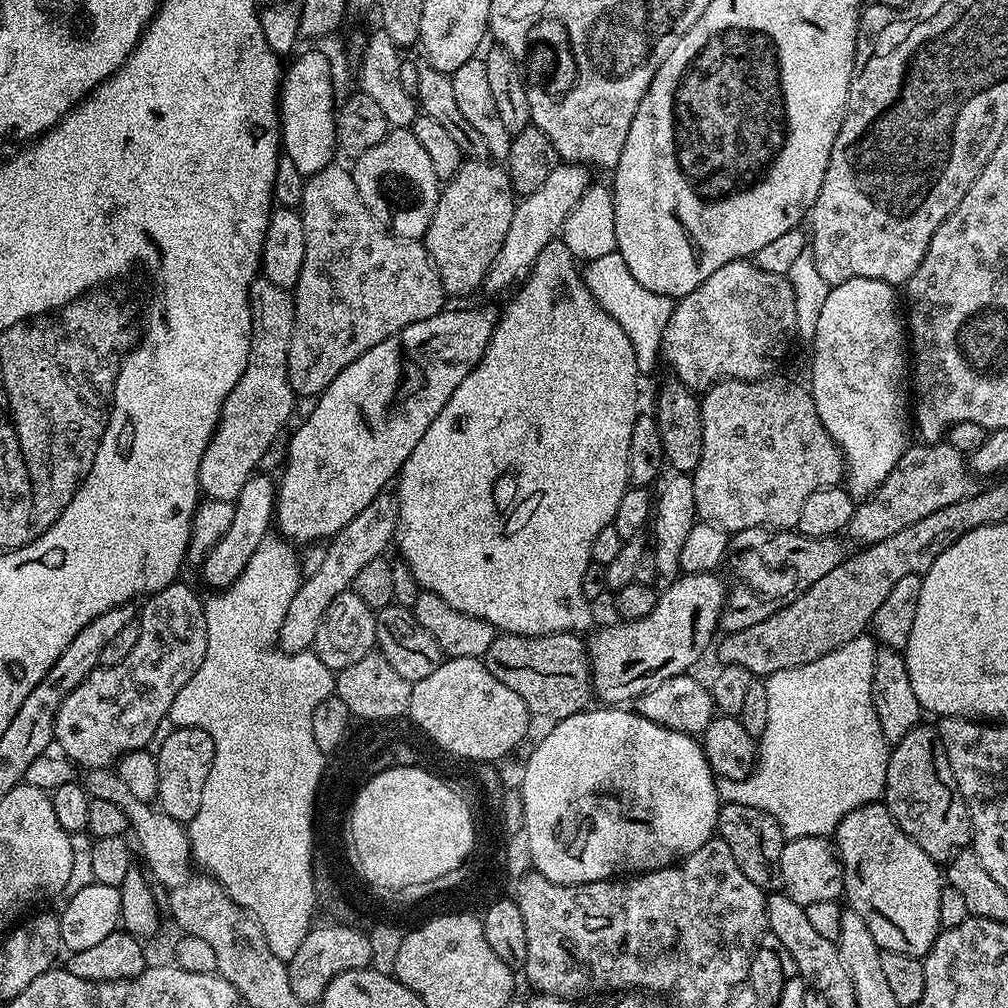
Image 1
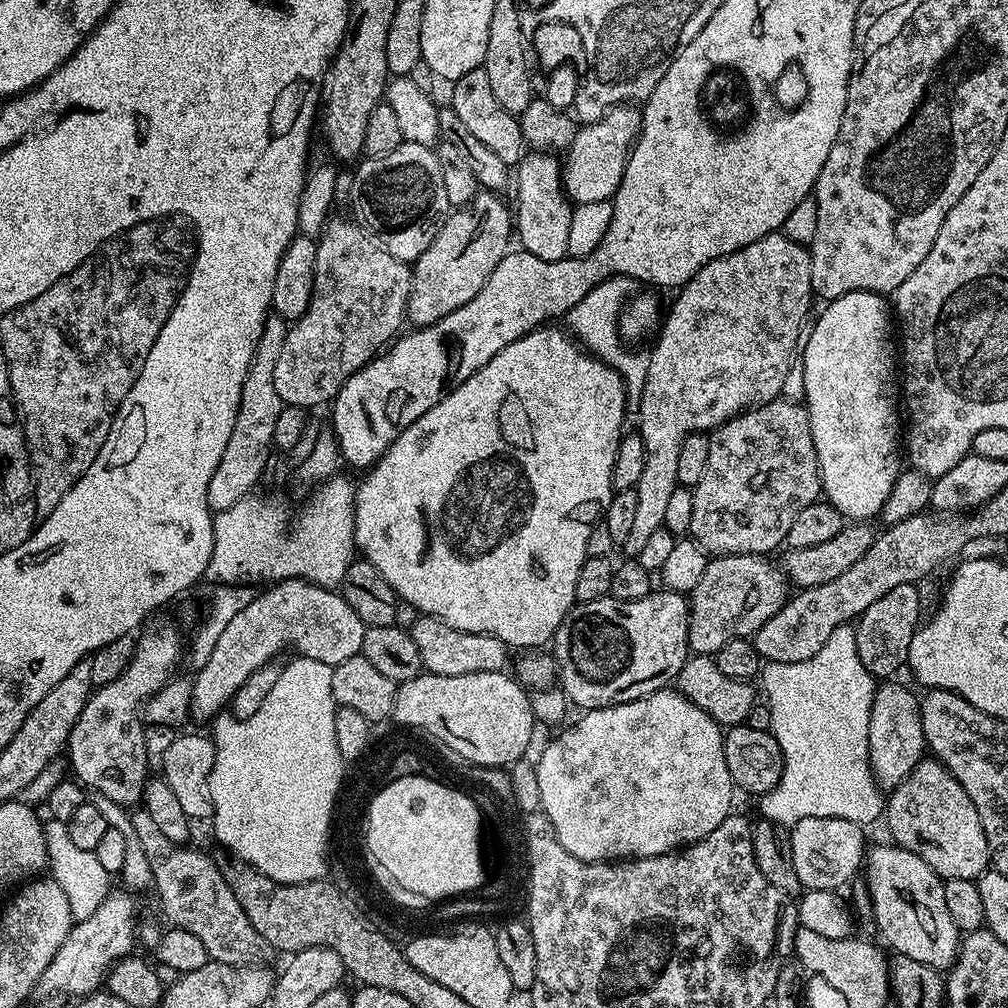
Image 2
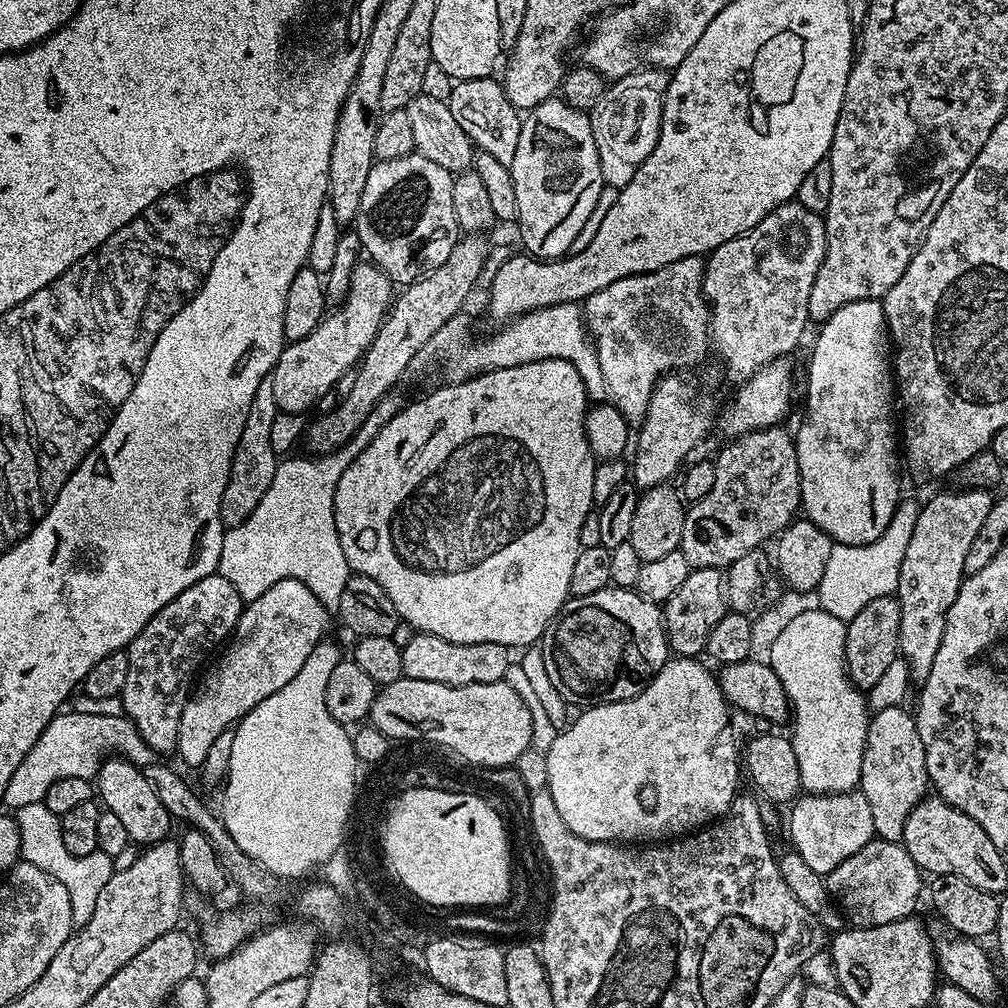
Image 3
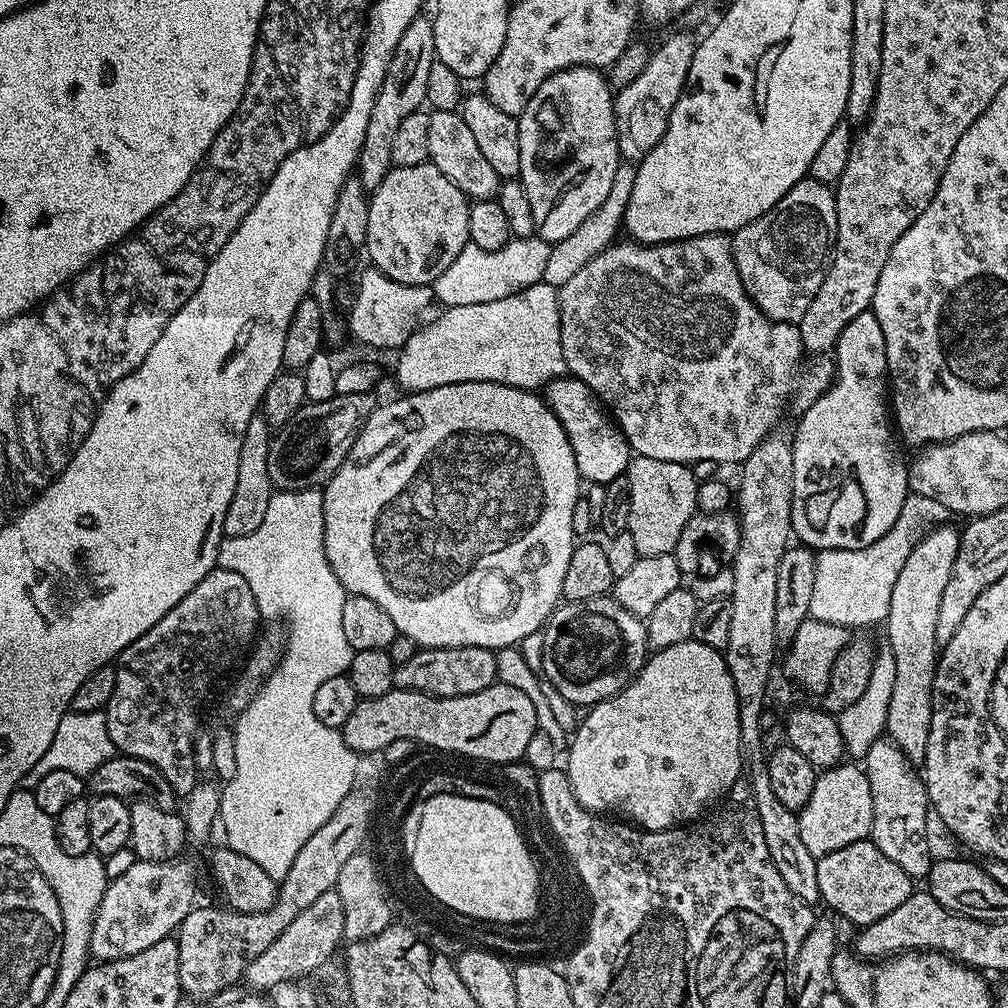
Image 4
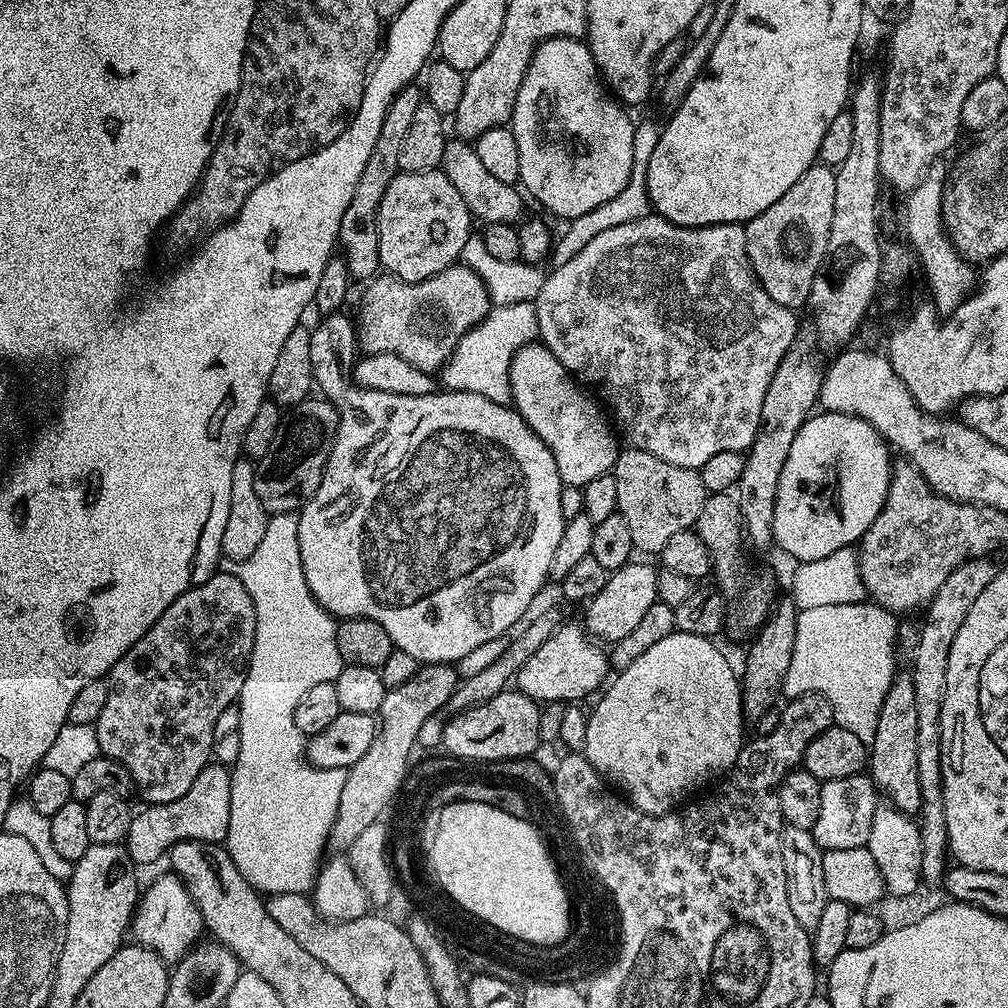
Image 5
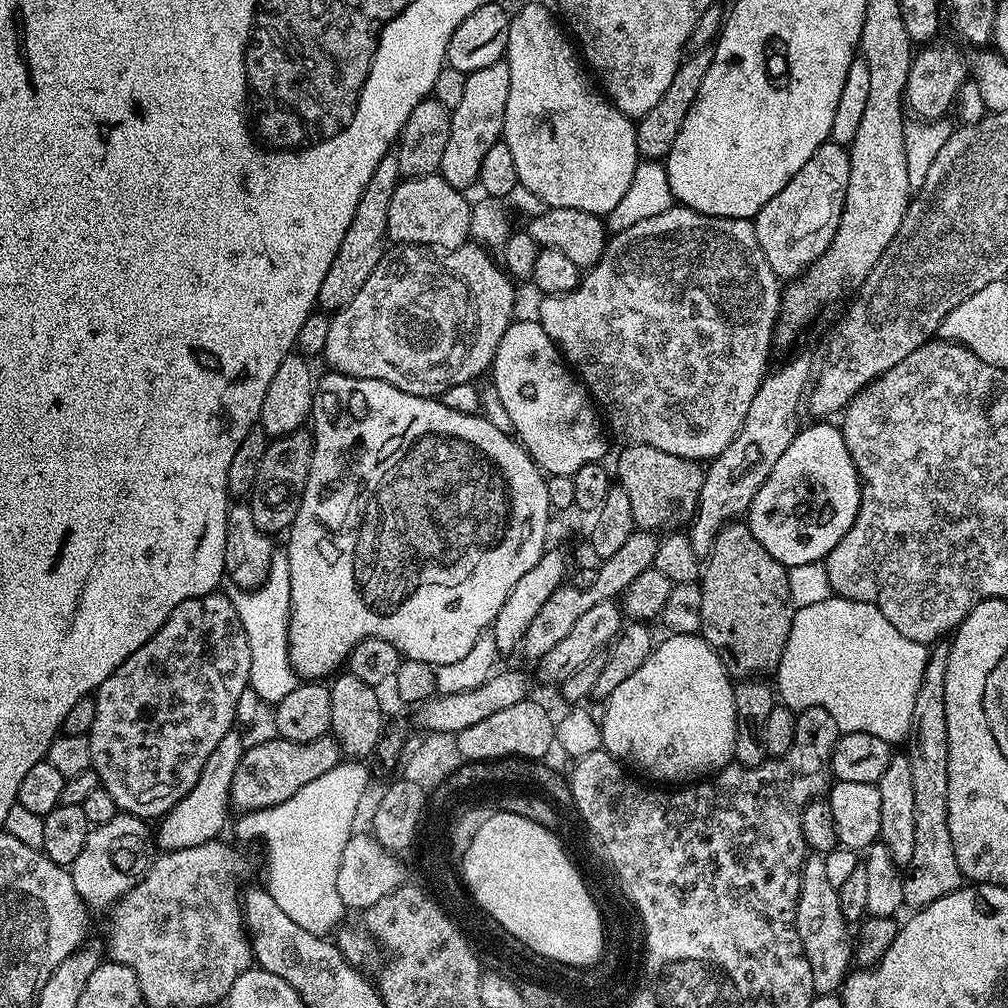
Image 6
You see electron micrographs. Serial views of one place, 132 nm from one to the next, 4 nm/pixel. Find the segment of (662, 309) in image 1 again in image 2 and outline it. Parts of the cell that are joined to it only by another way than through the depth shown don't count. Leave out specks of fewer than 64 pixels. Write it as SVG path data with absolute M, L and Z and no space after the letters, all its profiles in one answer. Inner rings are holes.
M613 276L610 280L603 280L598 286L568 311L566 328L569 333L591 355L603 364L609 364L614 371L624 379L626 389L626 404L629 409L639 409L642 398L642 386L646 382L646 370L648 369L648 352L627 352L625 341L620 335L620 312L624 309L626 301L633 295L634 282L629 276Z

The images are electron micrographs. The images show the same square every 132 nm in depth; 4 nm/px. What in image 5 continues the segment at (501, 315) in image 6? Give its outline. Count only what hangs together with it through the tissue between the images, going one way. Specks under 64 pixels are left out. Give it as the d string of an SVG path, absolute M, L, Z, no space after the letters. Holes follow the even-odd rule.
M463 262L422 282L406 282L380 274L367 285L360 317L355 317L356 342L364 354L398 354L410 366L429 374L441 371L459 340L488 316L490 301L483 279ZM373 283L373 284L372 284ZM372 284L372 285L371 285Z

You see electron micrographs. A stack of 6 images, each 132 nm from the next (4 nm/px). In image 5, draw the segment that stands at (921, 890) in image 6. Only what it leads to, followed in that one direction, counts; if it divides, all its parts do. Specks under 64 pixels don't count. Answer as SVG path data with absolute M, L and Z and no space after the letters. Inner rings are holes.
M969 558L954 569L946 582L942 582L932 601L923 609L924 621L916 636L916 649L912 652L910 675L914 682L914 706L918 713L918 786L922 792L918 813L922 838L920 879L925 885L939 885L950 860L942 802L942 698L946 694L946 665L950 663L950 646L954 646L954 638L970 606L974 606L978 594L982 594L982 590L986 590L996 577L997 565L992 565L990 561L988 558Z

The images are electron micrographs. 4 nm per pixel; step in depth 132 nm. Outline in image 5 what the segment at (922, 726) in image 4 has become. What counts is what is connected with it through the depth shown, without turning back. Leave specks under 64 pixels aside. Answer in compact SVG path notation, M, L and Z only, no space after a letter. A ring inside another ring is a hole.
M900 674L893 680L890 690L886 690L886 702L878 714L878 726L870 745L870 775L873 784L886 795L887 803L909 814L920 811L922 792L918 786L918 713L914 706L914 682L911 675Z

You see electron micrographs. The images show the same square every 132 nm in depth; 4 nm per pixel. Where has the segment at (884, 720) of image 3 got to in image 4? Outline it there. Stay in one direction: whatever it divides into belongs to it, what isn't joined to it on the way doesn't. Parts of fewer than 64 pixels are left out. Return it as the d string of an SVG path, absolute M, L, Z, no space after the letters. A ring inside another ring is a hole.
M887 738L876 740L874 746L870 746L862 767L868 775L872 795L872 844L878 846L890 862L906 870L913 881L923 881L931 869L934 854L928 849L930 805L921 773L902 754L902 750L898 750L895 742Z

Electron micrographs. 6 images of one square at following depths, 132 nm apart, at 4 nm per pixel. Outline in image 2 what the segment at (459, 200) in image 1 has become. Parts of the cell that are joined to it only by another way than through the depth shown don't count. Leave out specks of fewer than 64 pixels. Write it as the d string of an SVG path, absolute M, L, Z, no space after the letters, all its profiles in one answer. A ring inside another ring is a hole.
M483 190L475 200L457 208L440 225L440 232L430 246L411 265L412 289L408 299L407 323L416 328L437 324L446 314L466 306L494 274L494 266L508 255L508 239L514 236L514 216L499 195Z

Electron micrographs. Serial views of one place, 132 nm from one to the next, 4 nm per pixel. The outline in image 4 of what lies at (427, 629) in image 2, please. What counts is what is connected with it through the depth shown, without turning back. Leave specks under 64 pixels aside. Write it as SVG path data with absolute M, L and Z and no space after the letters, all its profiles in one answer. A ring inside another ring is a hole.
M458 646L457 648L420 648L415 652L412 658L395 665L392 669L392 687L408 688L411 692L424 692L427 696L465 696L466 694L478 694L478 690L486 690L492 684L497 683L496 678L496 652L491 648L483 648L482 646Z

